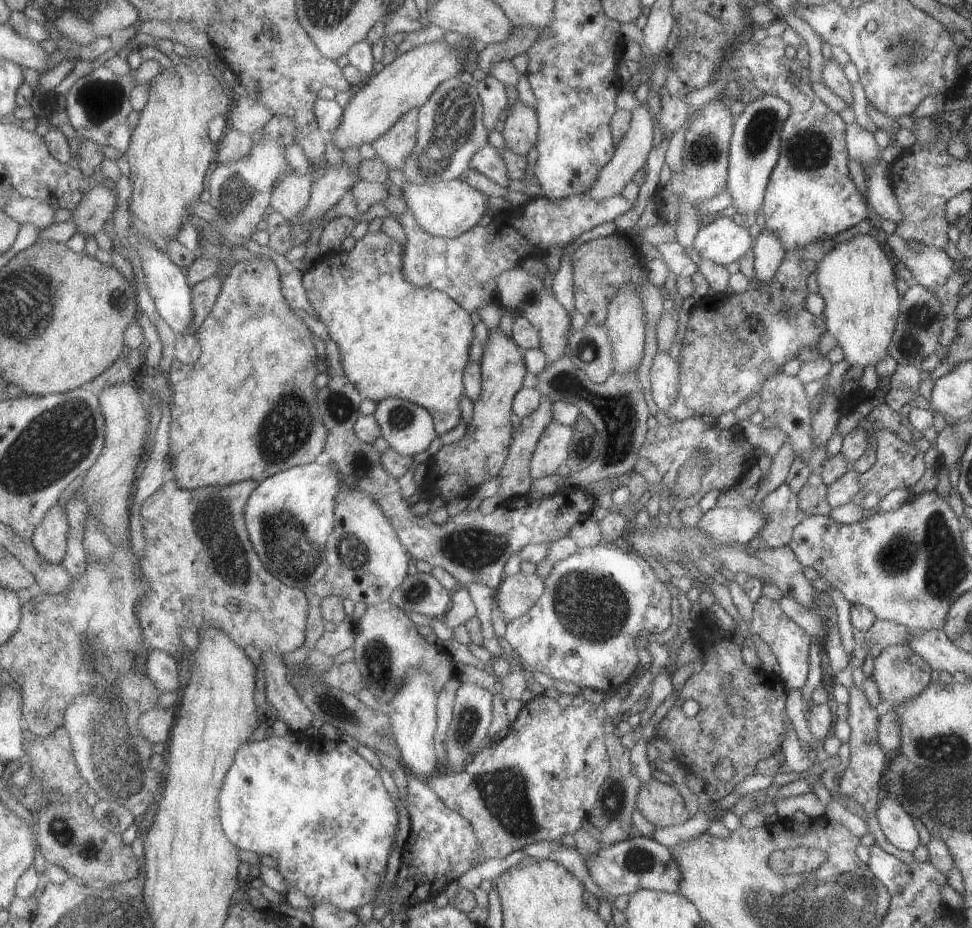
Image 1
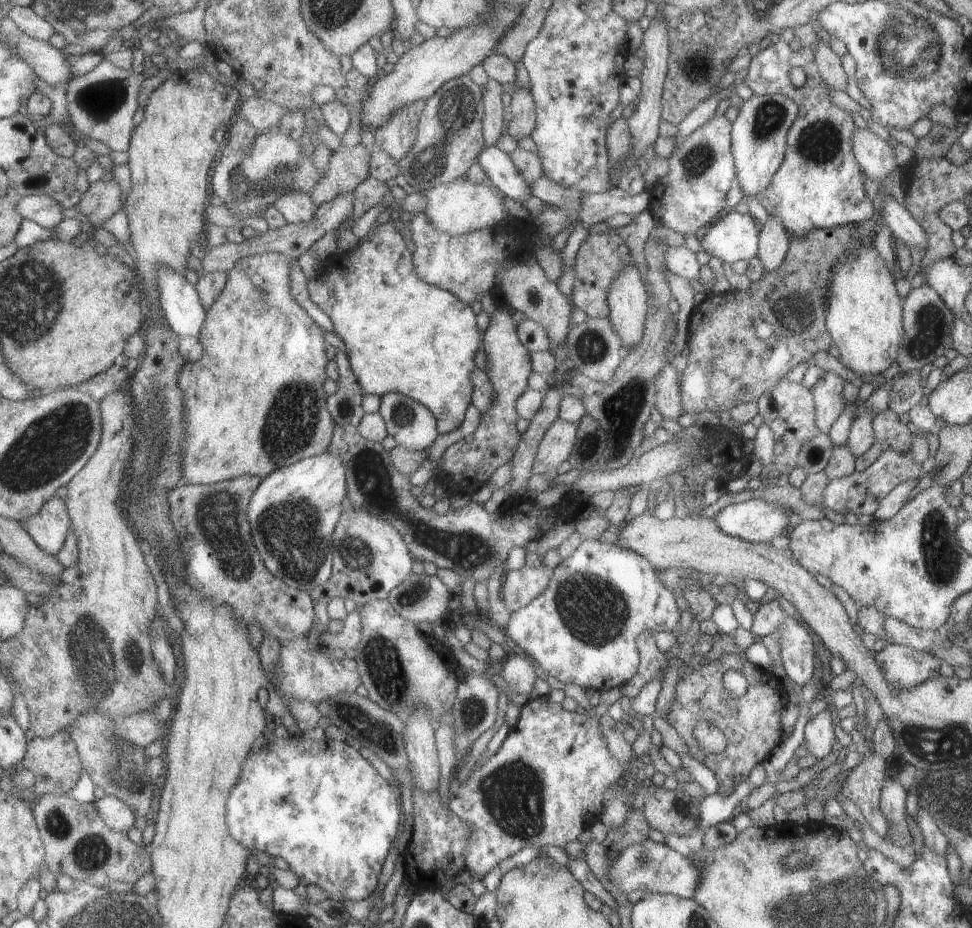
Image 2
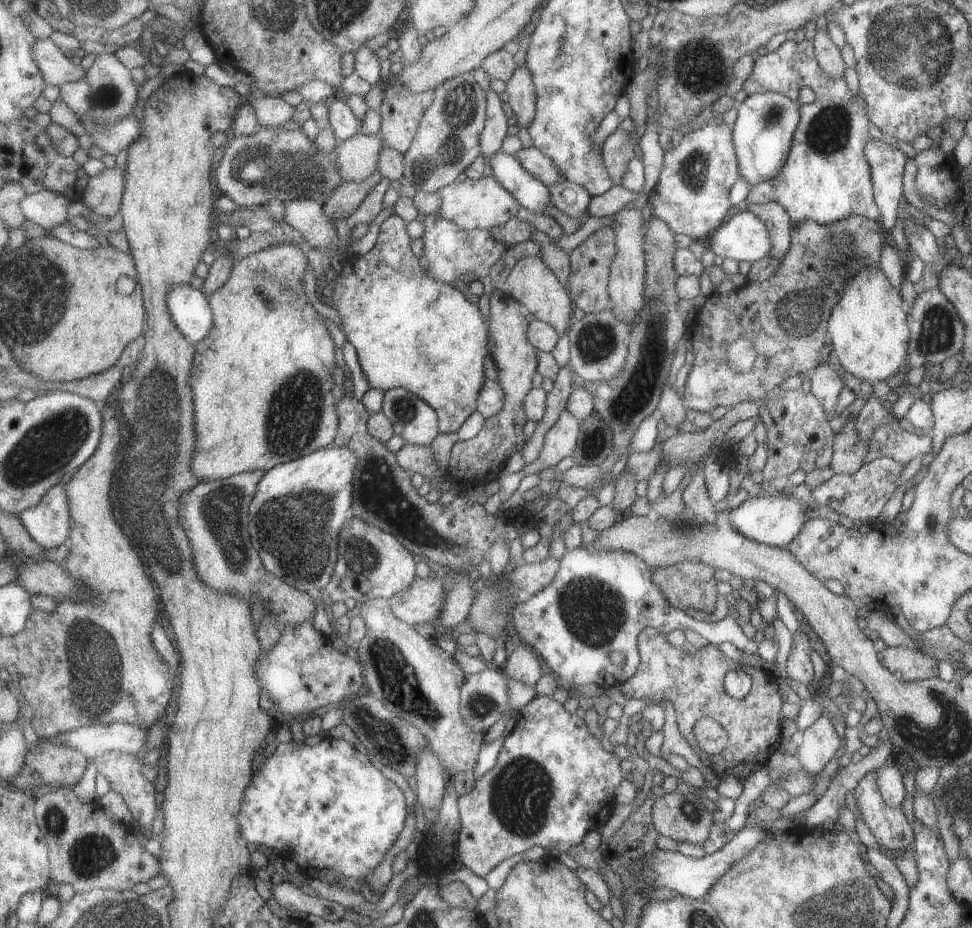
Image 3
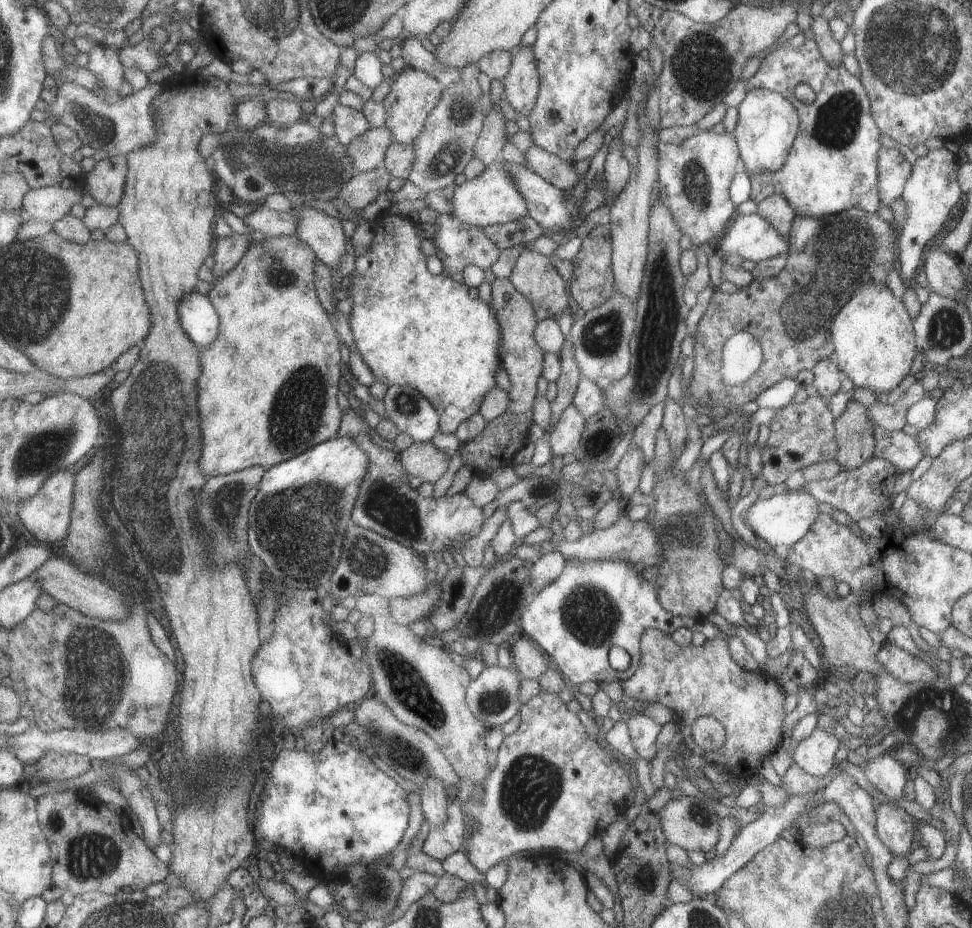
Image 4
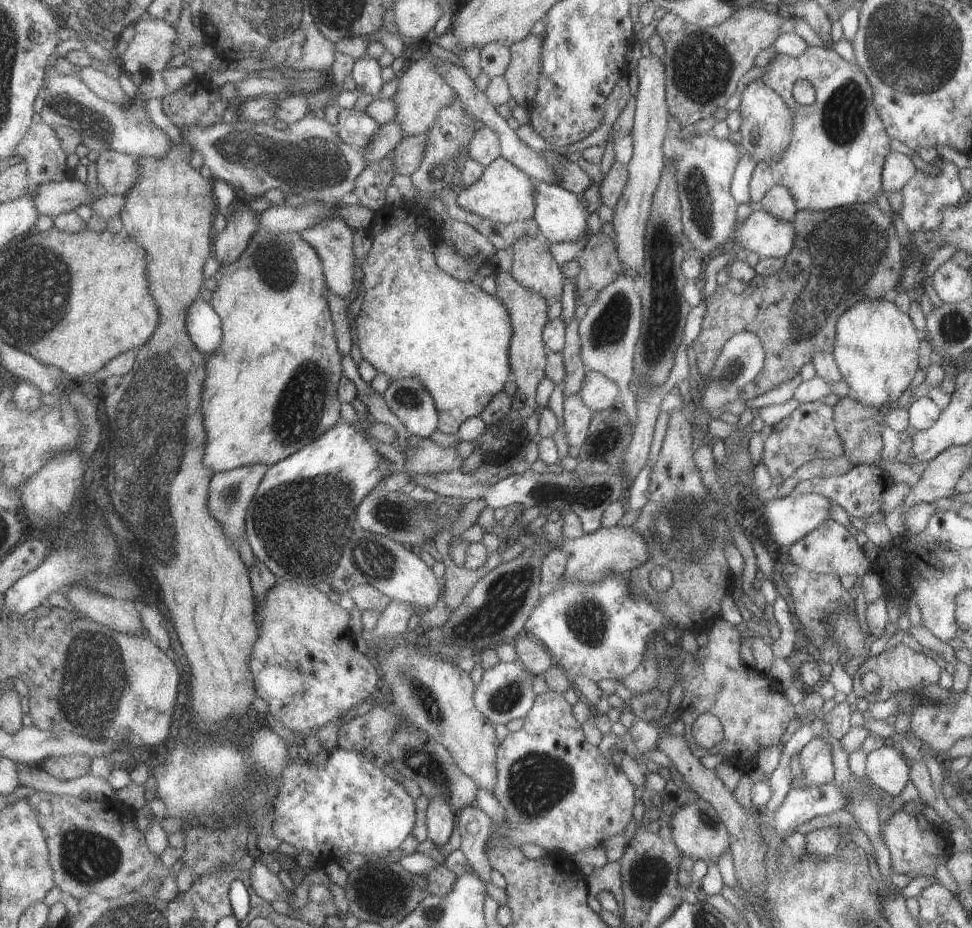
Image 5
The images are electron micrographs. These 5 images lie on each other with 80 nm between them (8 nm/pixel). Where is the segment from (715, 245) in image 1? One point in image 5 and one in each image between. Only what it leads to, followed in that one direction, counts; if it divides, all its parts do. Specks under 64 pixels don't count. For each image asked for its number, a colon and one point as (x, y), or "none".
2: (732, 237)
3: (742, 237)
4: (748, 236)
5: (761, 233)

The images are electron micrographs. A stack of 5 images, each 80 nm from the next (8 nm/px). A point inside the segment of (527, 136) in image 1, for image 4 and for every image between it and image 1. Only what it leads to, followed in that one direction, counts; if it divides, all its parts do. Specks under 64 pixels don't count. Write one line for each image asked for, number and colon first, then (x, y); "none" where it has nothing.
2: (521, 114)
3: (521, 100)
4: (520, 85)

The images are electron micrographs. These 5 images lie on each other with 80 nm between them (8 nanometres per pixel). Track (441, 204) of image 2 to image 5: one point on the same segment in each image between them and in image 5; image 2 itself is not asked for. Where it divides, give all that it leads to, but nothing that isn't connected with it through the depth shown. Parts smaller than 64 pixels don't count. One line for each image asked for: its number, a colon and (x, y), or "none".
3: (481, 204)
4: (492, 198)
5: (503, 194)

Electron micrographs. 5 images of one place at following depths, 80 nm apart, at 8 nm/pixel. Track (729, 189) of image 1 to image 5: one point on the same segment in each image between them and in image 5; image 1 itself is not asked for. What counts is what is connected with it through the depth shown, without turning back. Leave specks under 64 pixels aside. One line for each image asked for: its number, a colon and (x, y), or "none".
2: (758, 134)
3: (762, 132)
4: (767, 124)
5: (765, 131)

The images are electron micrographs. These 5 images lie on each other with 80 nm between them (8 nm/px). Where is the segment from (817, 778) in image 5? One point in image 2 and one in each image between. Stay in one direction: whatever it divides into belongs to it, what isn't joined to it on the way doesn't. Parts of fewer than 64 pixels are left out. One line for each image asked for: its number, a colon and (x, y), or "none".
2: (818, 731)
3: (819, 742)
4: (814, 754)

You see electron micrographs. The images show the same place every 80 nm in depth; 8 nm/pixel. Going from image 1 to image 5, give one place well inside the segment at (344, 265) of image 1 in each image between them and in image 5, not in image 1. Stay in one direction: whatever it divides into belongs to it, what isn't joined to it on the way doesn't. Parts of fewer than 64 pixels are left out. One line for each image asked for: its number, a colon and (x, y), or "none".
2: (402, 335)
3: (409, 331)
4: (410, 327)
5: (412, 312)

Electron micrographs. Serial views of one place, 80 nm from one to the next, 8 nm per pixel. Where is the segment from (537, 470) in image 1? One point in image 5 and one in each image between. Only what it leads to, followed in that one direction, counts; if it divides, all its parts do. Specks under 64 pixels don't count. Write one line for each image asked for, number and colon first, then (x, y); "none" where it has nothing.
2: (555, 446)
3: (560, 439)
4: (565, 437)
5: (576, 416)

